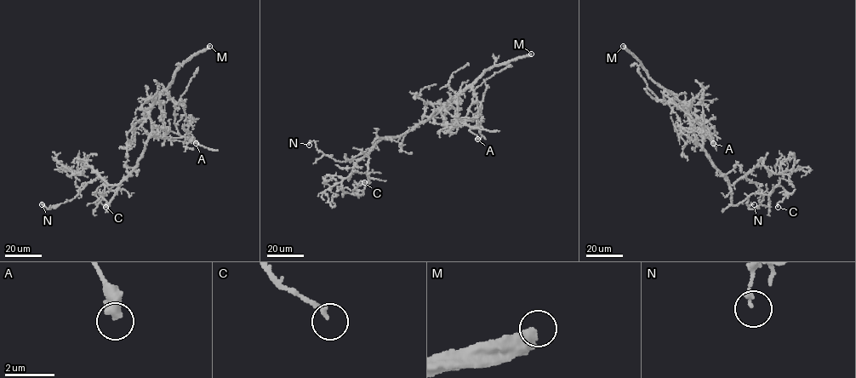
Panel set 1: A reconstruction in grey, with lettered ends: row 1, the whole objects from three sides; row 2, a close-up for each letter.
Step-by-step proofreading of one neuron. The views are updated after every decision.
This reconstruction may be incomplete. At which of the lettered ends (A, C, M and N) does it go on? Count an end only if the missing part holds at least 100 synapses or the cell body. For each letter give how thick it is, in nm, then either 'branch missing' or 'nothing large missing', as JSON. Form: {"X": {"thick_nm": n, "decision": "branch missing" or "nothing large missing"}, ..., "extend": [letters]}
{"A": {"thick_nm": 380, "decision": "nothing large missing"}, "C": {"thick_nm": 170, "decision": "nothing large missing"}, "M": {"thick_nm": 550, "decision": "branch missing"}, "N": {"thick_nm": 160, "decision": "nothing large missing"}, "extend": ["M"]}

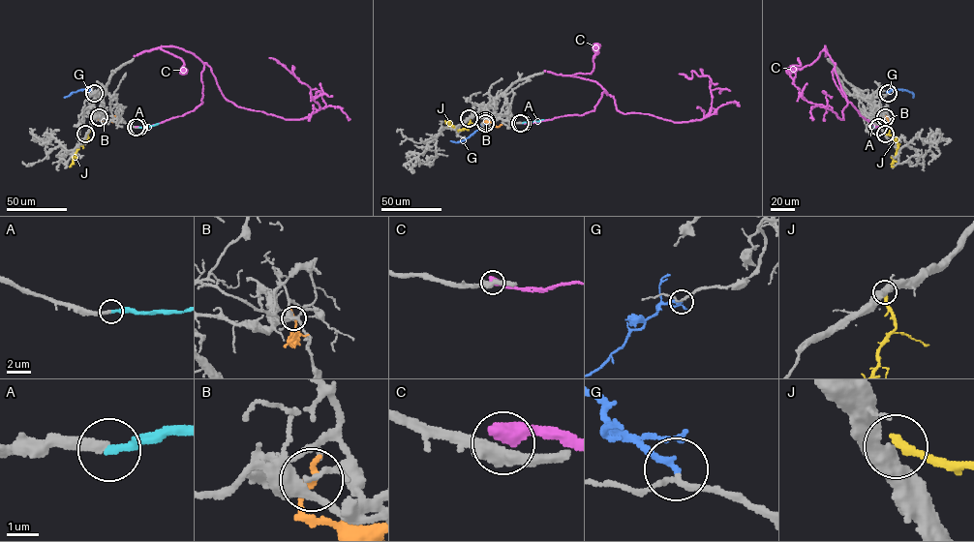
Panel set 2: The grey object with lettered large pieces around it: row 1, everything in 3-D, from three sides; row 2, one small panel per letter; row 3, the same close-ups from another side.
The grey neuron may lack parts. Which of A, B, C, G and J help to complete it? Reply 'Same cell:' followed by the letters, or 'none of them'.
Same cell: A, G

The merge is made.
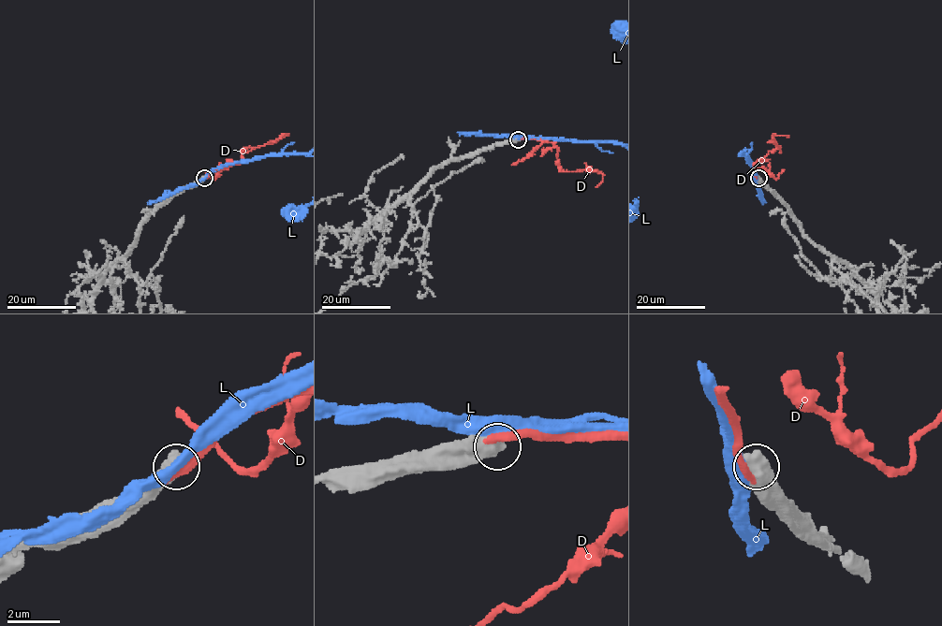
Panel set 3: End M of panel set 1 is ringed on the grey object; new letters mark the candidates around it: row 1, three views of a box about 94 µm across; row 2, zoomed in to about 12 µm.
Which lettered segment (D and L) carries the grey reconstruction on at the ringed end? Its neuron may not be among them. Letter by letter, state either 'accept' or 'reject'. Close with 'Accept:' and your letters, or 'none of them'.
D: reject
L: reject
Accept: none of them

